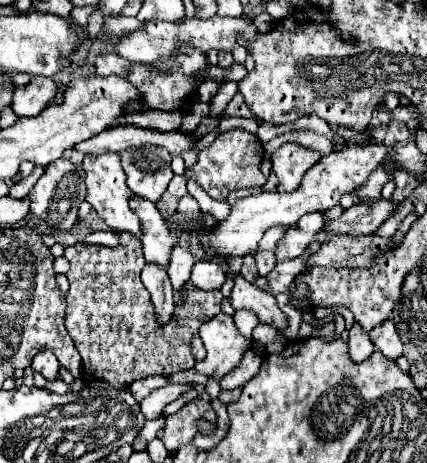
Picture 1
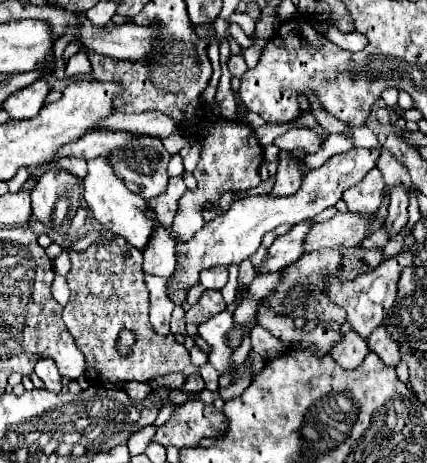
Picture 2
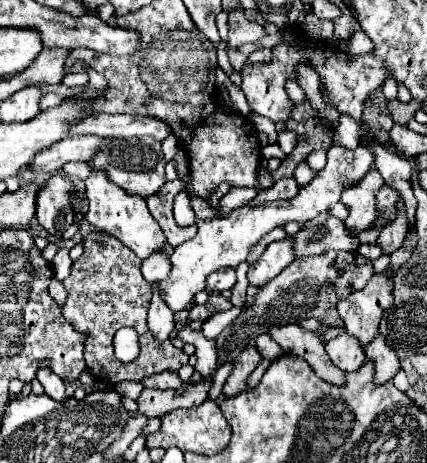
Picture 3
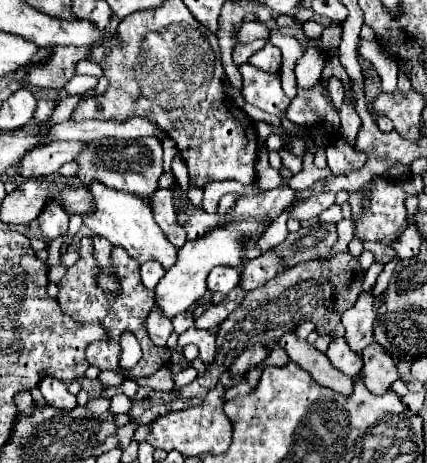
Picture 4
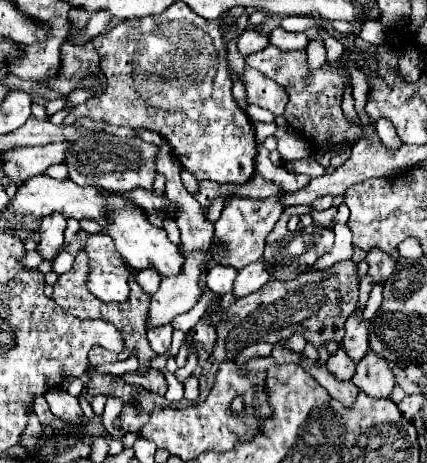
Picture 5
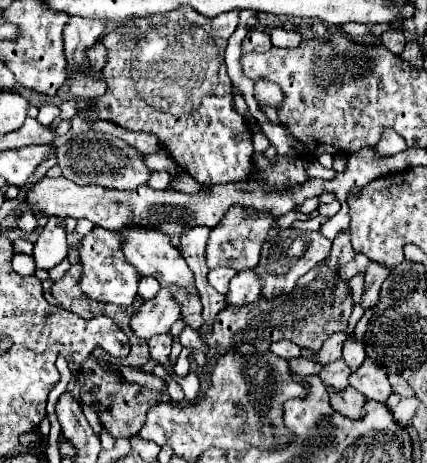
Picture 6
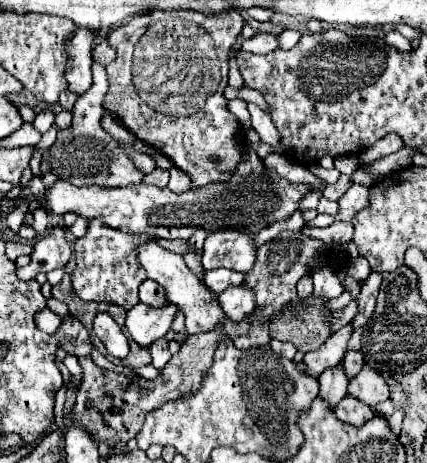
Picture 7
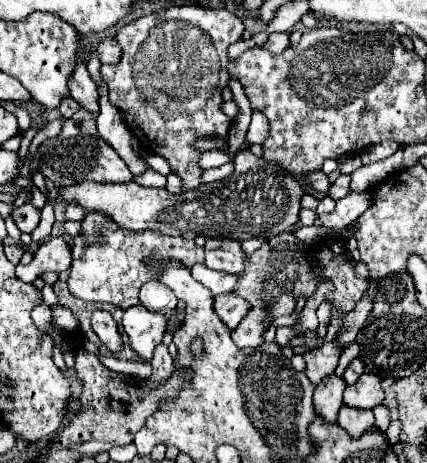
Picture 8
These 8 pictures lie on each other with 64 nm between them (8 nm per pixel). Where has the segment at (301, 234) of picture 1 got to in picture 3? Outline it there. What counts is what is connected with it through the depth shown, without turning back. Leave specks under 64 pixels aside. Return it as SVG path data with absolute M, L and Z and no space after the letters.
M286 236L284 240L272 242L266 252L260 256L258 262L254 262L248 270L248 280L254 286L266 284L268 280L272 280L274 276L278 276L294 258L294 236Z

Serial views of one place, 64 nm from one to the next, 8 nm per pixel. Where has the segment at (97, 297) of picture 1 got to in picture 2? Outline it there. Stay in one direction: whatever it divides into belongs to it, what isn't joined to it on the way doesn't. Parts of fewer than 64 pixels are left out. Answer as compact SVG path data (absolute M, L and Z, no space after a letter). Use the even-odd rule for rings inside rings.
M116 236L112 242L96 242L84 252L68 248L72 268L66 276L70 286L70 300L64 306L64 324L76 346L86 358L86 380L90 386L120 388L126 382L146 382L170 372L182 372L190 366L188 348L176 342L174 334L160 336L152 332L148 320L148 290L142 276L142 252L132 248L128 240ZM206 290L198 302L186 312L186 324L202 324L214 314L222 312L226 308L226 302L222 300L220 290ZM122 330L130 330L136 336L130 354L120 354L116 342Z

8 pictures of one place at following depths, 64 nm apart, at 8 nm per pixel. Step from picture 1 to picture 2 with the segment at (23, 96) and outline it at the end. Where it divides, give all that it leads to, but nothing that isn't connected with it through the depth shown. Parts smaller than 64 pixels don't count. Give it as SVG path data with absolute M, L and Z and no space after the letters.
M40 78L34 84L26 86L20 92L14 92L12 96L8 96L8 100L4 100L2 108L14 118L14 120L24 120L24 118L34 118L36 112L40 112L40 108L46 102L46 96L50 92L50 84Z

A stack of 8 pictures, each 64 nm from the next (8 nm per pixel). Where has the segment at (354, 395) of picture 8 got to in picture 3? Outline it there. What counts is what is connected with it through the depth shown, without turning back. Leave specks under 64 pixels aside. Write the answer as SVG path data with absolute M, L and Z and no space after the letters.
M376 334L374 340L364 346L364 352L376 364L376 382L378 384L384 384L386 380L394 378L396 372L400 370L400 360L398 360L394 348L390 348L388 342L380 334Z

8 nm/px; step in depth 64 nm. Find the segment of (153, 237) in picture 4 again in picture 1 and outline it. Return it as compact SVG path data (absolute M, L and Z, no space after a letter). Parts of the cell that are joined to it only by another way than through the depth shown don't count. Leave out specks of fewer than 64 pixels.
M104 152L100 156L84 156L82 168L86 172L86 200L92 204L92 208L98 212L98 216L112 228L112 230L128 230L136 236L140 236L140 220L132 210L128 208L130 188L126 186L126 174L120 166L120 156L116 152Z

